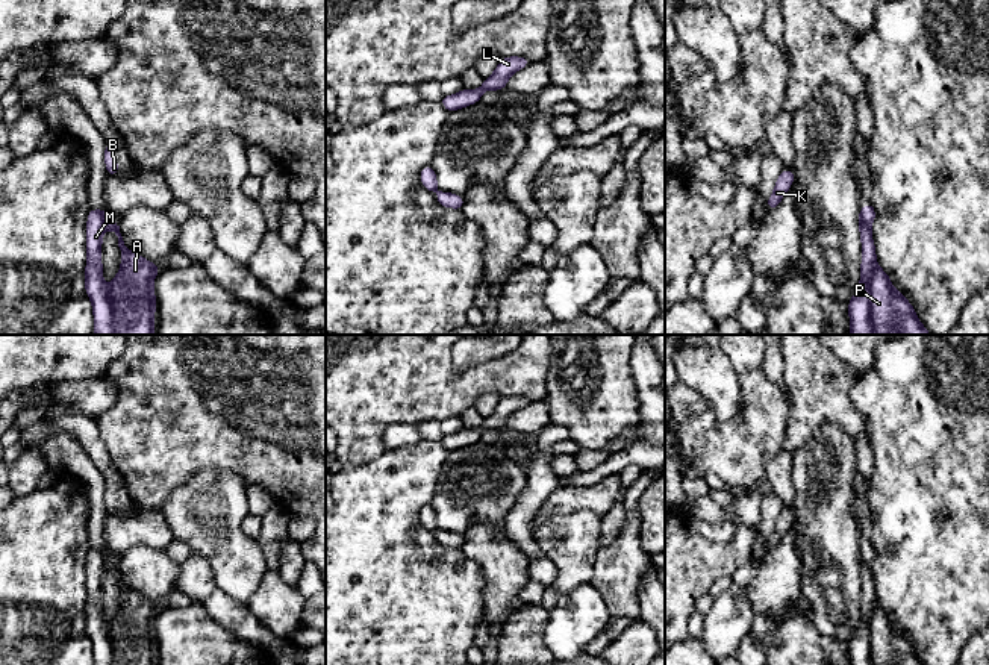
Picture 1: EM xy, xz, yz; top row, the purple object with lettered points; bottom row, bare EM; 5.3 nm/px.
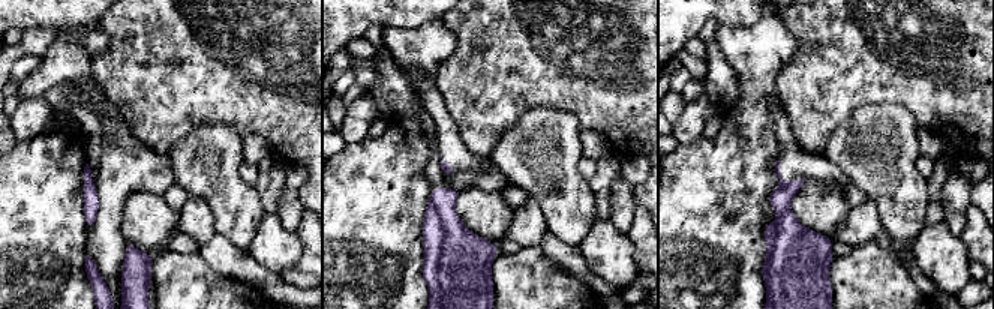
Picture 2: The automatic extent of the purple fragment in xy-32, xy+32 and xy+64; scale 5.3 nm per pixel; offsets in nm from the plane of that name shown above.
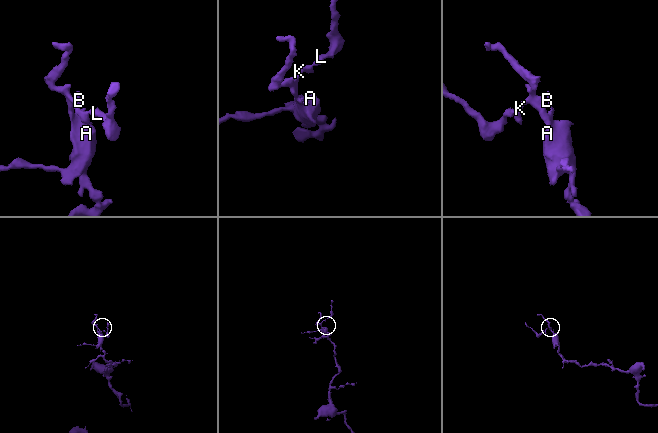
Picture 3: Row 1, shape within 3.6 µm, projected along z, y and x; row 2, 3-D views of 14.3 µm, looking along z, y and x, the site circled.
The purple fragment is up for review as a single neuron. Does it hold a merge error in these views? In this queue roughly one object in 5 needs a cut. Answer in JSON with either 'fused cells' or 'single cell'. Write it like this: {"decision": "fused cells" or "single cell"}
{"decision": "single cell"}

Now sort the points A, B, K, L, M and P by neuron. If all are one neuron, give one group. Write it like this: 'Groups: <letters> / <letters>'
Groups: A B K L M P

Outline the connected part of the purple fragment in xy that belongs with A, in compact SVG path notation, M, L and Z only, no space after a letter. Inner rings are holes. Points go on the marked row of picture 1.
M105 206L101 211L91 208L88 214L86 251L85 291L92 303L94 335L154 335L156 297L153 282L161 267L126 247L118 223L106 217ZM106 227L118 236L118 247L121 251L121 268L109 286L103 283L101 265L101 241Z

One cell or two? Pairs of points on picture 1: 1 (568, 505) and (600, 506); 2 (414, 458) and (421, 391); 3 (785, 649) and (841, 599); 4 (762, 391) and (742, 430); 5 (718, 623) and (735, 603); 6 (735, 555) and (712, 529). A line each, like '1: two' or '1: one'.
1: one
2: two
3: two
4: one
5: one
6: two

